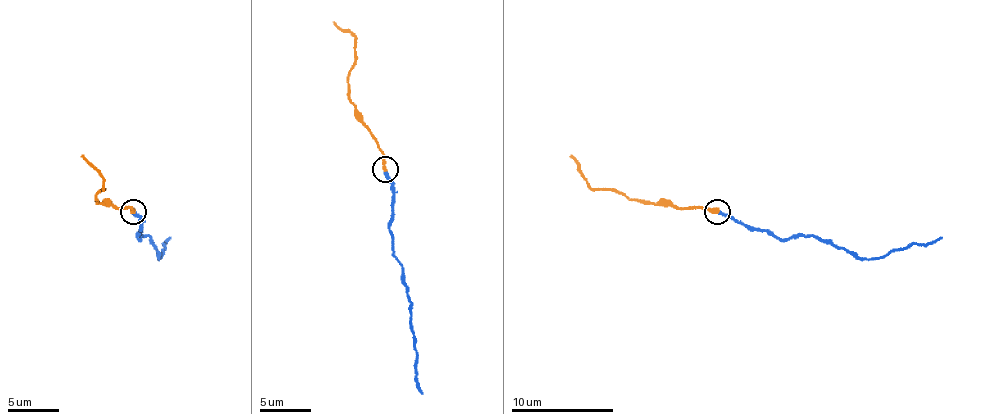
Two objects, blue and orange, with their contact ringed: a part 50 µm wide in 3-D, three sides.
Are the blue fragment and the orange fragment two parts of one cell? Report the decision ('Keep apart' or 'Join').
Join

